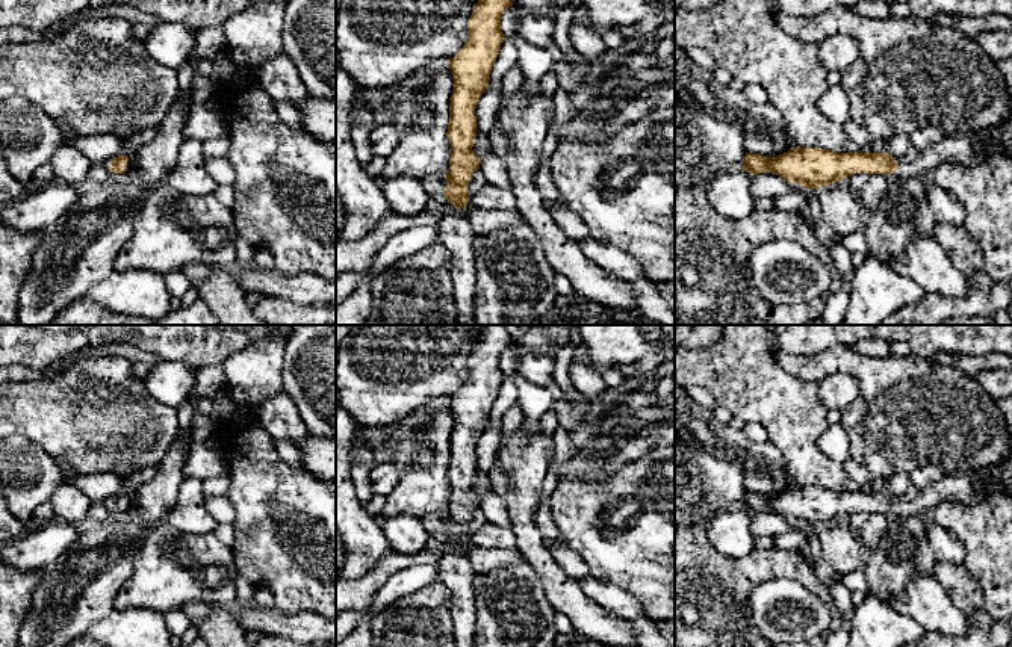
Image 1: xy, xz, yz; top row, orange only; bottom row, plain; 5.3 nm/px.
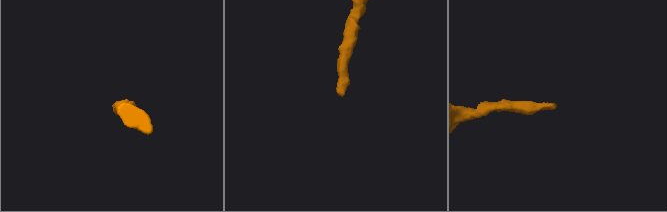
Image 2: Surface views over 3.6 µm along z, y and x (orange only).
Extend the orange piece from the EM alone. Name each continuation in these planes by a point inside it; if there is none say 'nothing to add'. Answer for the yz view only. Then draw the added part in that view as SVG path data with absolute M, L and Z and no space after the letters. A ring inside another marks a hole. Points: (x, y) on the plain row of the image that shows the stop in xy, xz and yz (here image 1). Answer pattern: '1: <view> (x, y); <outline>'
1: yz (970, 487); M1012 457L991 469L964 475L945 475L938 484L918 488L911 485L896 497L899 517L929 515L942 502L976 503L994 490L1012 493Z

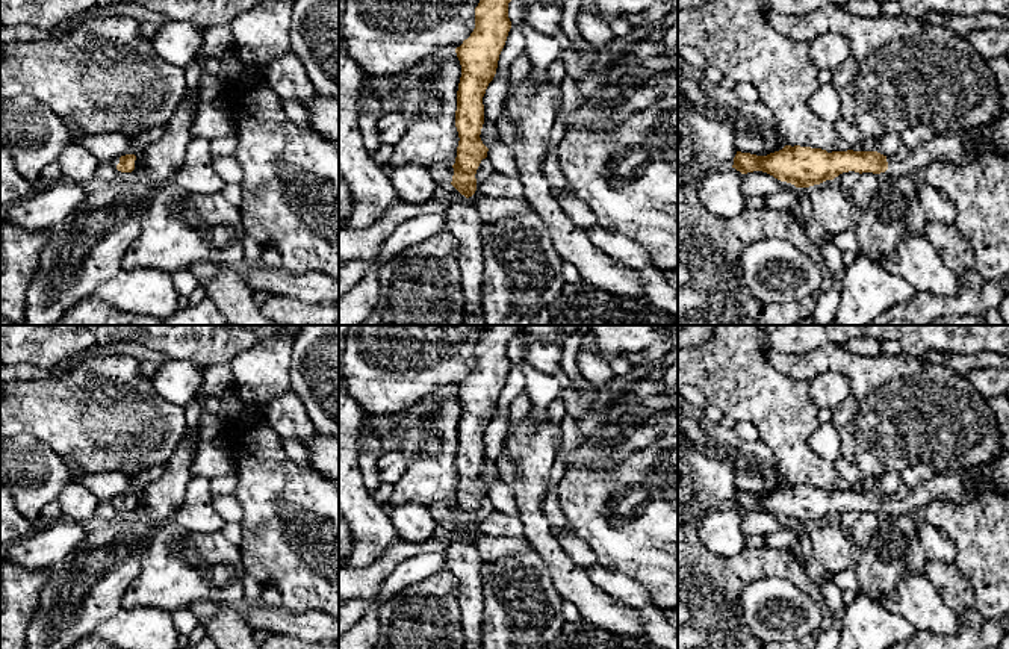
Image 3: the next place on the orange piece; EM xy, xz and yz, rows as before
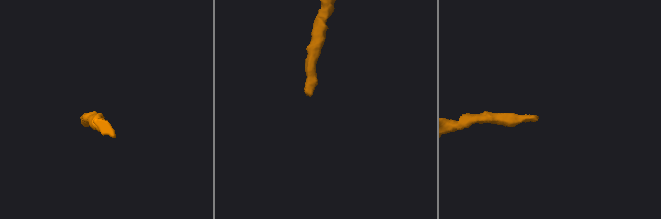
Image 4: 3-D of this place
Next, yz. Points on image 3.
1: yz (961, 486); M1009 451L997 461L974 470L936 474L929 483L909 487L902 484L886 496L889 516L920 514L933 501L967 502L985 489L1009 492Z

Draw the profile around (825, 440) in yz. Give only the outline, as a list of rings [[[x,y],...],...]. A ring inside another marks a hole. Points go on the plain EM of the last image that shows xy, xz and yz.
[[[832,422],[820,424],[809,437],[809,449],[835,463],[841,457],[841,440]]]

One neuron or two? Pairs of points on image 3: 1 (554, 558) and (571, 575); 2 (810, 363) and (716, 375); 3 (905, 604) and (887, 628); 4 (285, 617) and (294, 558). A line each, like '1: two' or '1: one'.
1: one
2: two
3: two
4: two

